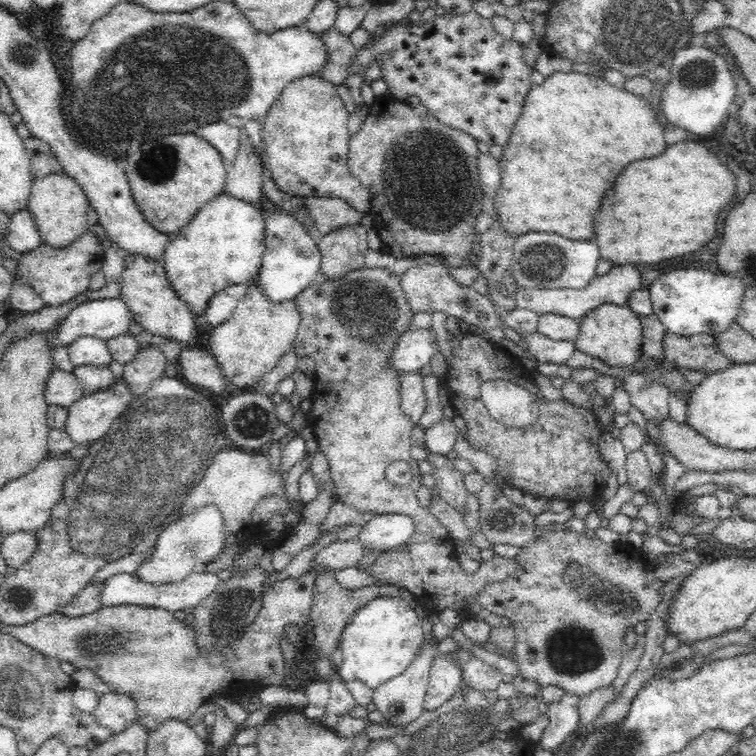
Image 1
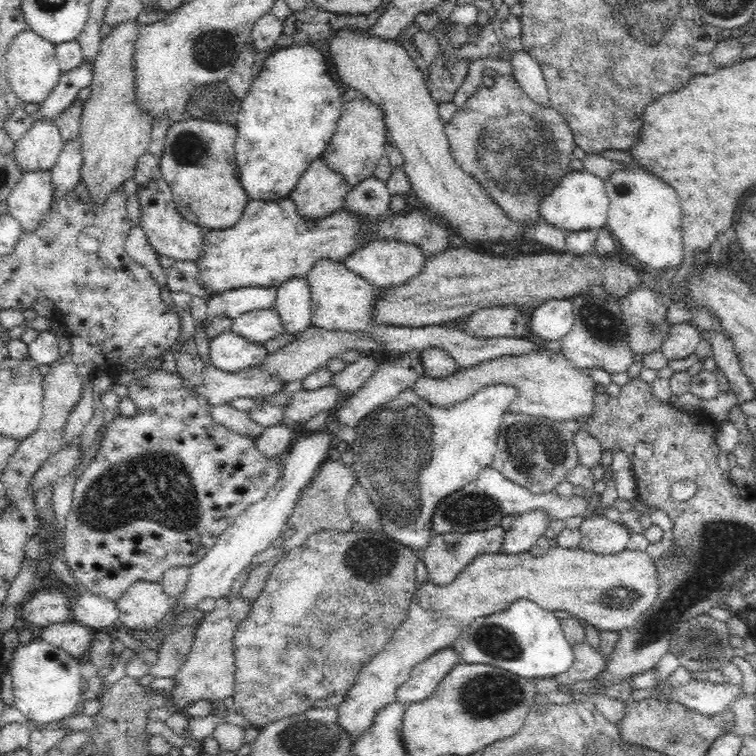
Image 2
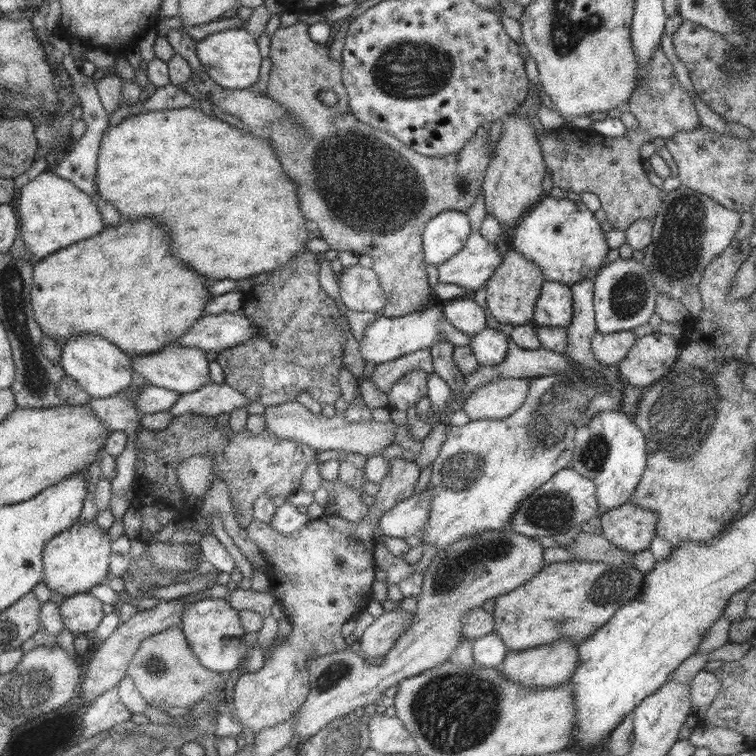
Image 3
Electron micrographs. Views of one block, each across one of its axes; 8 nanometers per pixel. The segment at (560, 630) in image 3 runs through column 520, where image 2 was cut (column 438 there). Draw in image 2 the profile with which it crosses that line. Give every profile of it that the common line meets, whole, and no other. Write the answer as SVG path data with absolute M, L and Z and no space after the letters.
M557 546L550 547L547 553L540 556L533 555L530 551L520 554L506 554L500 551L476 556L446 586L438 586L430 579L418 583L416 592L410 600L406 620L392 632L385 647L361 668L352 688L345 693L344 702L337 707L339 724L351 736L351 740L355 741L370 728L380 708L396 701L398 688L410 678L415 664L421 663L442 648L450 647L463 628L475 619L501 612L510 602L520 598L527 598L535 602L539 608L548 611L569 612L575 617L586 620L599 631L620 632L634 628L638 620L648 612L649 608L652 608L659 593L659 572L655 562L656 560L650 558L645 550L624 549L615 555L597 555L580 548L566 549Z

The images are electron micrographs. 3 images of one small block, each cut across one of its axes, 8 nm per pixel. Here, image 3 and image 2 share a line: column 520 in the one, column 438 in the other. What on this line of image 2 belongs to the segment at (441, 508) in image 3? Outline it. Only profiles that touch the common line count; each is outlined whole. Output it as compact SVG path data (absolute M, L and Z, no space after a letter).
M415 385L404 388L384 407L376 408L370 415L356 424L355 440L350 444L353 452L352 468L357 483L362 485L381 516L383 531L394 540L412 550L427 547L430 536L430 518L436 504L478 478L484 468L490 467L497 450L504 414L510 404L518 400L518 389L514 385L486 385L467 400L451 408L436 407L416 393Z

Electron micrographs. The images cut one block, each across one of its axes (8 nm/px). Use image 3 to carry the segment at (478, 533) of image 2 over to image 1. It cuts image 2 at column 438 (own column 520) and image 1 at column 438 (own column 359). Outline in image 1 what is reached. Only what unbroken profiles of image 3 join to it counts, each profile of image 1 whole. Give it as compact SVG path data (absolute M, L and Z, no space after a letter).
M439 653L439 656L434 658L432 662L432 668L430 668L429 687L425 694L425 710L434 710L441 704L444 704L446 700L456 692L460 683L460 671L458 671L458 665L460 662L450 661L447 658L446 653Z

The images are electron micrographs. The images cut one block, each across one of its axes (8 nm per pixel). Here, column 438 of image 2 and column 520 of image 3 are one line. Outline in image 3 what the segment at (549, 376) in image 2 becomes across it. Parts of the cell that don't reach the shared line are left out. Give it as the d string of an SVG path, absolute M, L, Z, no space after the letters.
M512 377L480 386L465 397L462 411L471 421L506 418L523 405L528 385L528 379Z

